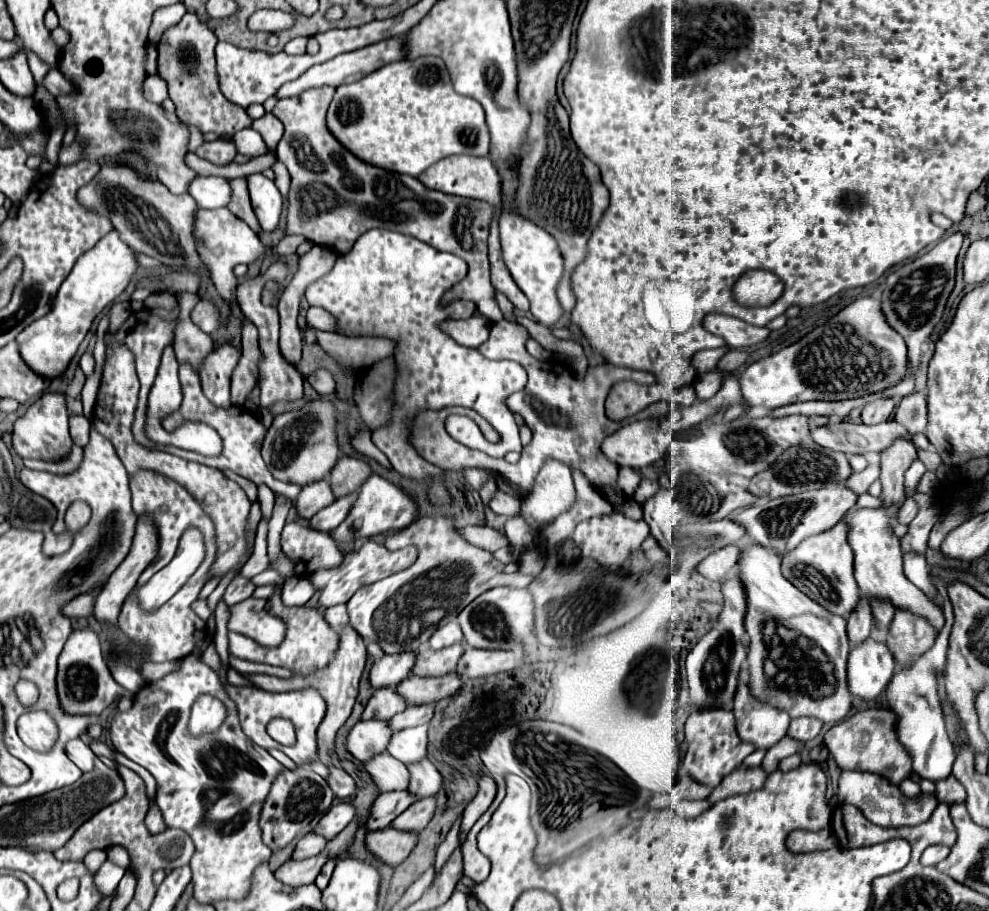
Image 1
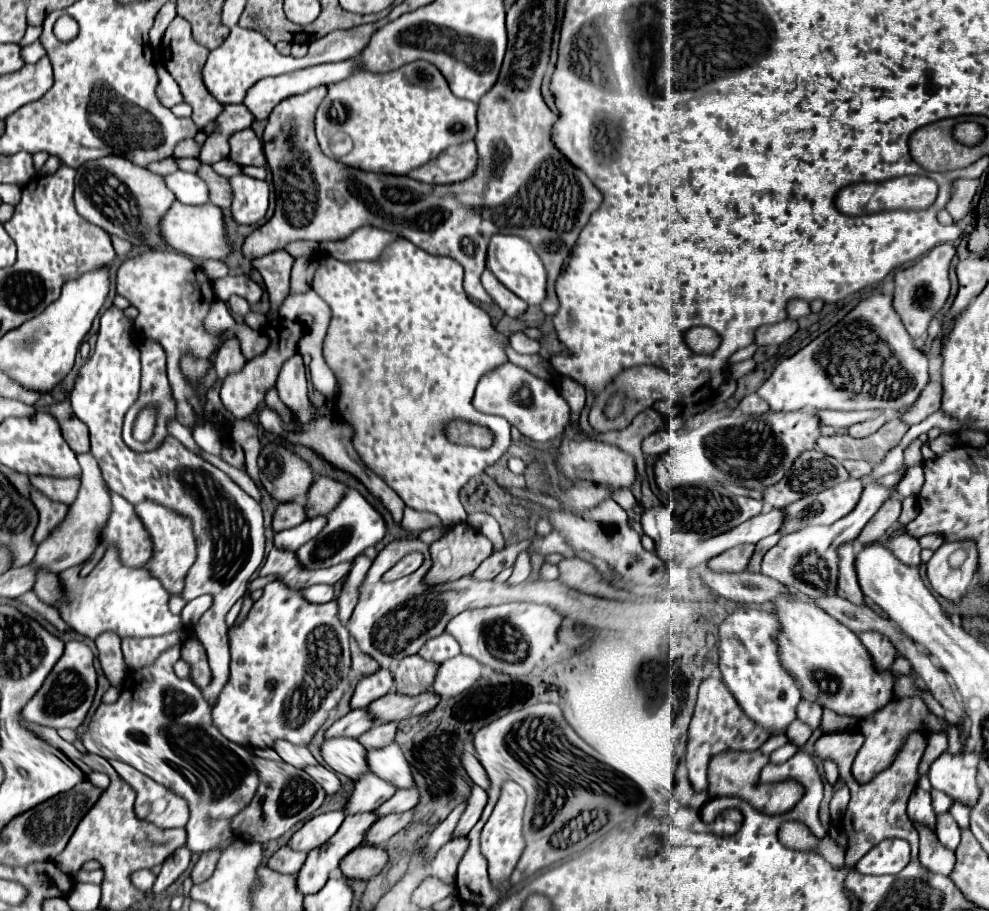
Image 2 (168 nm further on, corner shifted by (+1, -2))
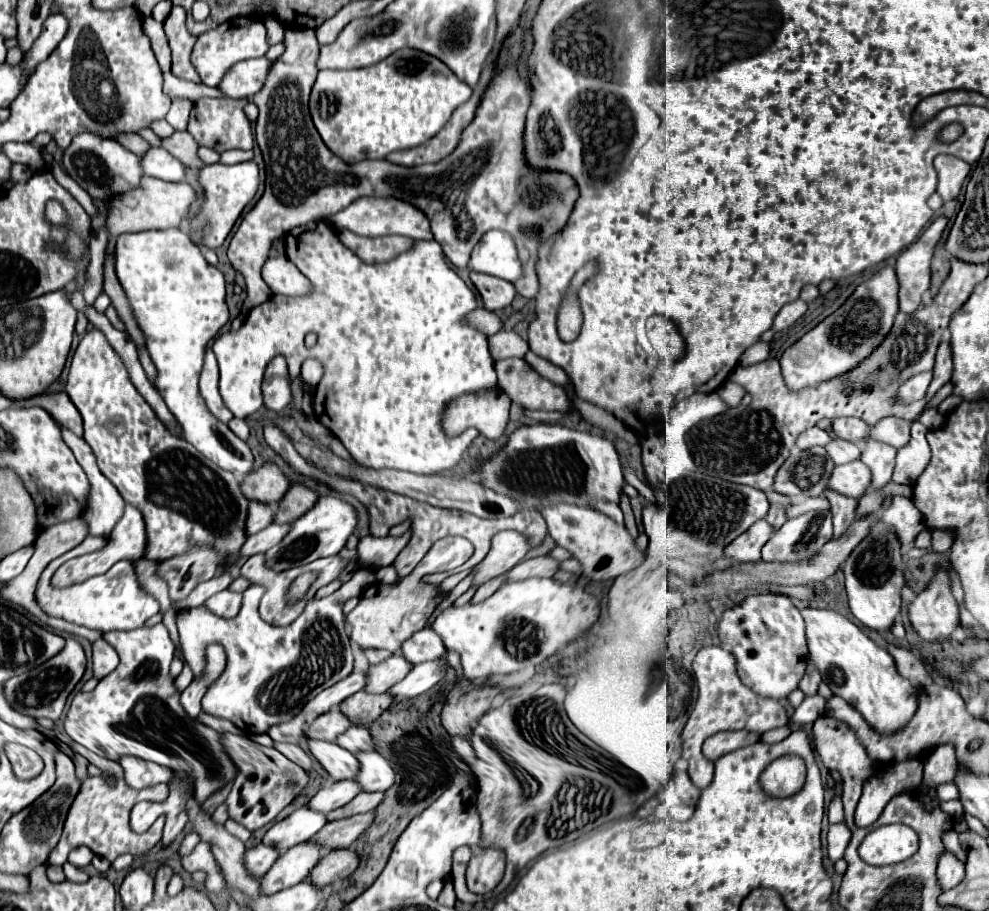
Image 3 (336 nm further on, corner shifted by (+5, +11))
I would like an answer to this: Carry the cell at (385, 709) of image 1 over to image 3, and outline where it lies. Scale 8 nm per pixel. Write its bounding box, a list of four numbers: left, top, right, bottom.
[306,707,348,741]

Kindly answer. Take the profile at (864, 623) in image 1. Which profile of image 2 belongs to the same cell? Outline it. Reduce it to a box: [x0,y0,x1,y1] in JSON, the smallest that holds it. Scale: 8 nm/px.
[838,544,864,606]

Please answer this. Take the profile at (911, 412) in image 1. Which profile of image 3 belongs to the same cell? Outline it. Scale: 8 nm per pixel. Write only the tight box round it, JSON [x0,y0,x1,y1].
[928,341,954,399]

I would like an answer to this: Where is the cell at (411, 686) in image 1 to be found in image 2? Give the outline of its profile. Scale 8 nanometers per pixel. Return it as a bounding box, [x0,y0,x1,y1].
[368,692,440,722]

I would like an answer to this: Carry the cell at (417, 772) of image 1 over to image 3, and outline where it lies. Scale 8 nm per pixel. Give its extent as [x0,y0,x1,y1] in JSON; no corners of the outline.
[326,793,384,821]

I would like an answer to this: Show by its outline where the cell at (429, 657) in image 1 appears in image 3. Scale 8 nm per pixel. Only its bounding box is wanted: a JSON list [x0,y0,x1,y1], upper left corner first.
[364,655,412,693]

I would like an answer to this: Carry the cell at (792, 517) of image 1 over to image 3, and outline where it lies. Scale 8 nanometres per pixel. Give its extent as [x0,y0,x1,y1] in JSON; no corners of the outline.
[828,461,870,499]

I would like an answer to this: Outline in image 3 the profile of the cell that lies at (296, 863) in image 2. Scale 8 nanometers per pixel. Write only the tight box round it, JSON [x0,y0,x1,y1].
[244,843,278,879]

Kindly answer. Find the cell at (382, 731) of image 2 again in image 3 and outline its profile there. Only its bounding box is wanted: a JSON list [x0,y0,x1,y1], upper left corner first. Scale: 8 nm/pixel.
[336,727,372,755]

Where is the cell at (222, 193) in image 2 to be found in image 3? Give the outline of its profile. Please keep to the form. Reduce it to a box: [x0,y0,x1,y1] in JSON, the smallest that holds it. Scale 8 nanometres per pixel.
[162,131,204,169]

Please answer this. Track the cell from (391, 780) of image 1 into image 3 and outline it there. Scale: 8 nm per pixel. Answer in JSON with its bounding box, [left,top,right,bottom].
[308,779,360,813]

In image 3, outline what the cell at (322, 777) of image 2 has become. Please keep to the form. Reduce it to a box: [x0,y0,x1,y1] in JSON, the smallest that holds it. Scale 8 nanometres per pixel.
[274,743,312,771]

